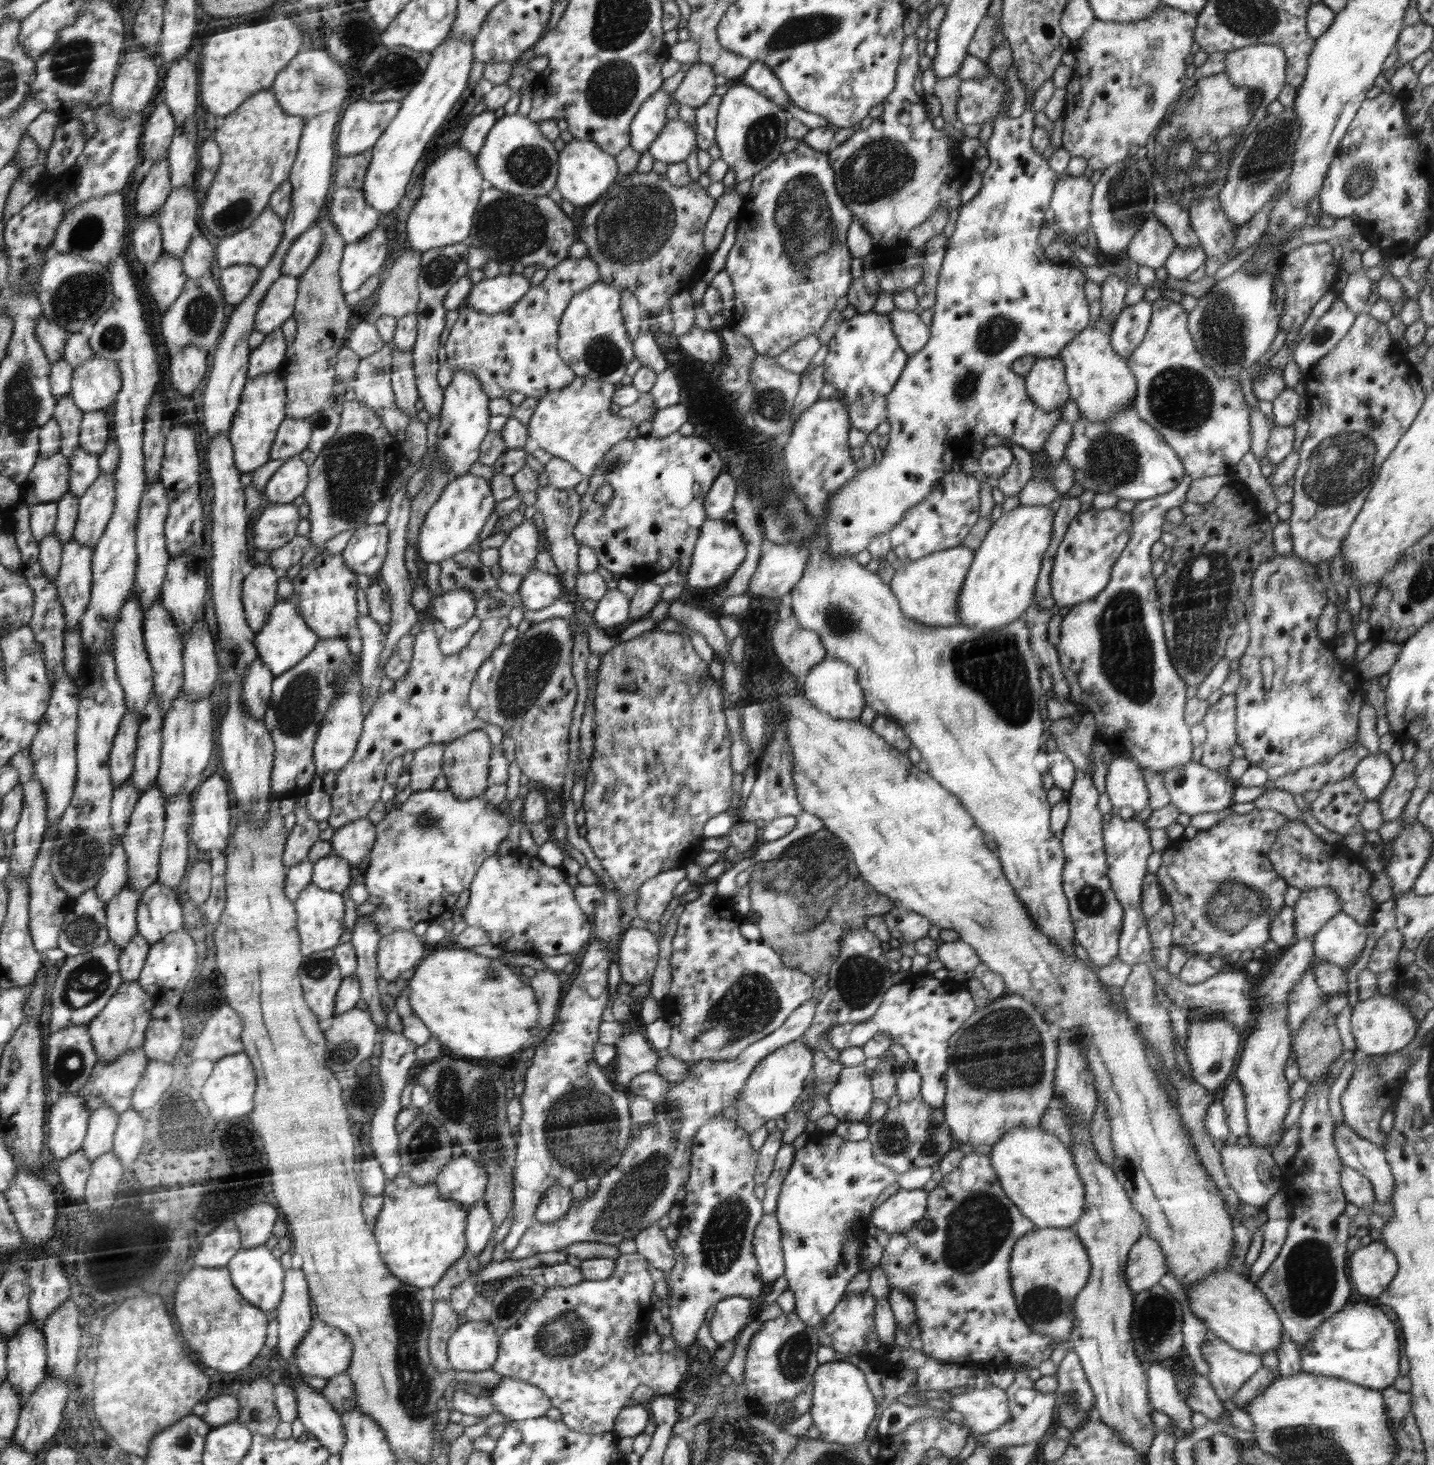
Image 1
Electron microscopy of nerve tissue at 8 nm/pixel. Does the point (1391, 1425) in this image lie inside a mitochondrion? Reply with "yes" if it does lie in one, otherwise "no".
no

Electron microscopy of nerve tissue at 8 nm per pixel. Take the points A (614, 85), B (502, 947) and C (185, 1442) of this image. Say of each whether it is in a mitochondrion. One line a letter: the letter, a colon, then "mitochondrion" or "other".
A: mitochondrion
B: other
C: other

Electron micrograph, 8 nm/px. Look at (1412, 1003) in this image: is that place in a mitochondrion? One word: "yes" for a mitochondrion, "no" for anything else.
no

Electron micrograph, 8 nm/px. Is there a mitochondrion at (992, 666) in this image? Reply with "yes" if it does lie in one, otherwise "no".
yes

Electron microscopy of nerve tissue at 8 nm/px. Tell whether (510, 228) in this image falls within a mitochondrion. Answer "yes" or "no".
yes

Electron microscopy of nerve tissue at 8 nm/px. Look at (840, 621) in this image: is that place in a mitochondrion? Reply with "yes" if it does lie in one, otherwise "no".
yes

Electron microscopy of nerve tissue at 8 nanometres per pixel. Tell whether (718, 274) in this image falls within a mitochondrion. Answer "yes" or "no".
no

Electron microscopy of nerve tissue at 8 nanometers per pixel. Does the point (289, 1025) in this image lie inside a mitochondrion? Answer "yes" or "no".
no

